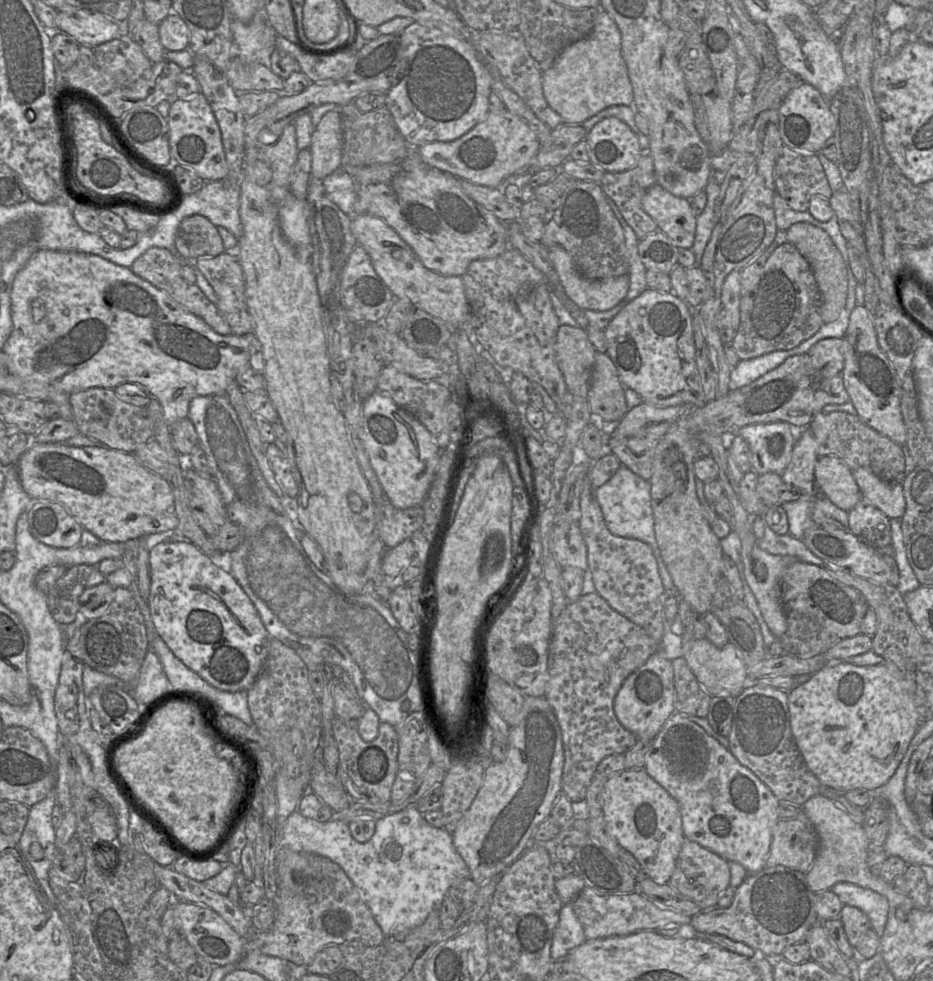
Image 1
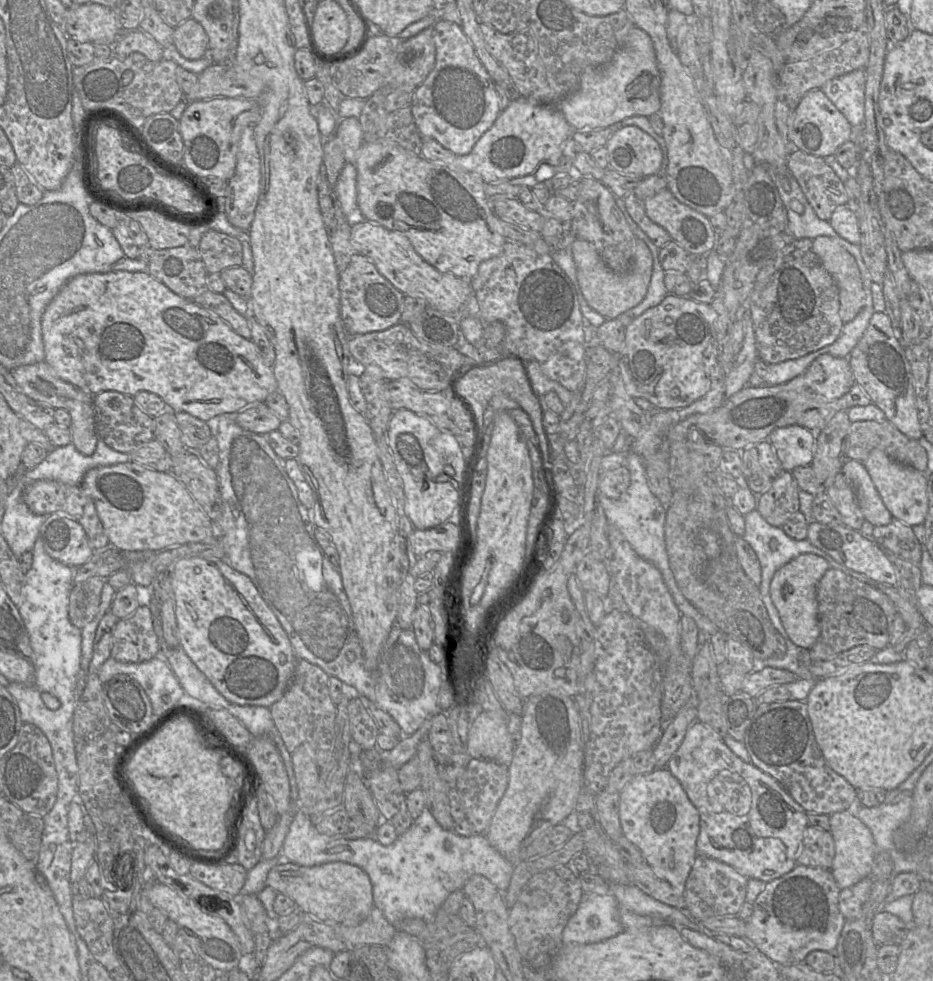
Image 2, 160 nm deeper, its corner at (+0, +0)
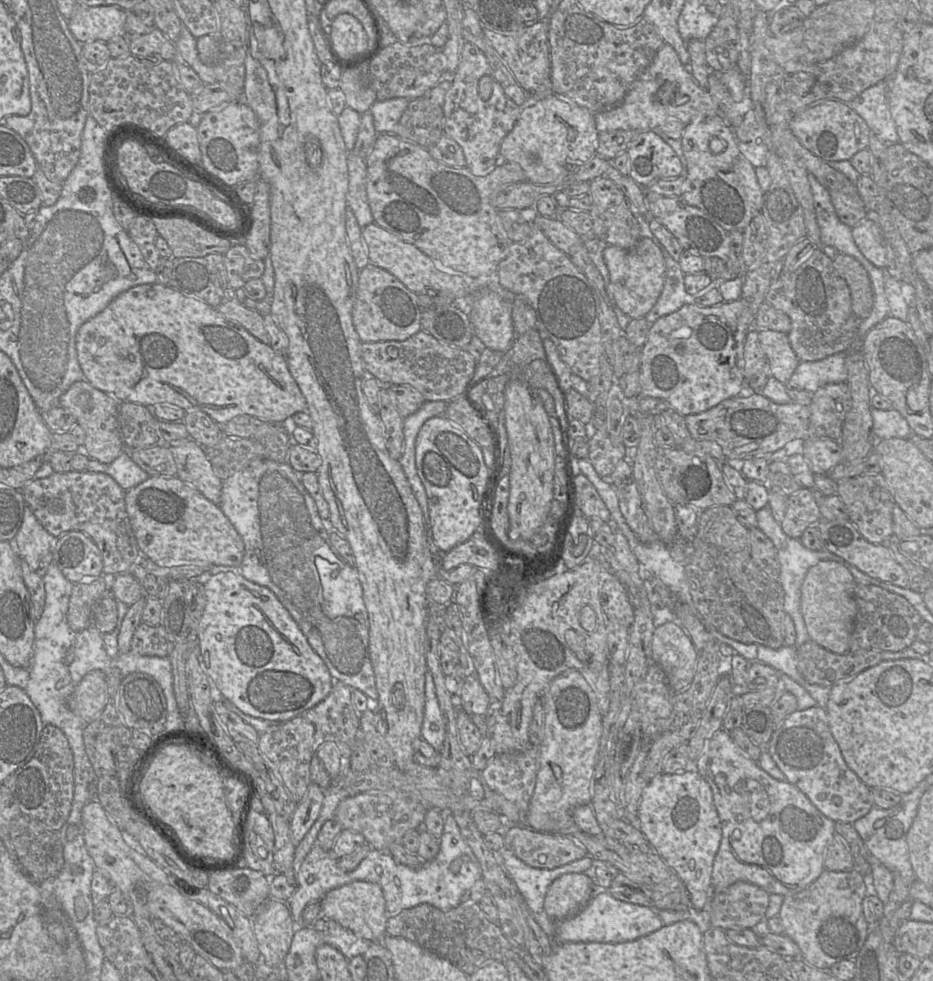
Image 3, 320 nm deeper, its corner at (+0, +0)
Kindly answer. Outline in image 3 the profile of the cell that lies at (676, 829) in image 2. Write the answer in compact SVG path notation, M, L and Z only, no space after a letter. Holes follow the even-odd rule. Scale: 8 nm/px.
M695 770L658 774L644 788L638 808L639 830L655 853L683 882L694 910L704 910L713 894L711 884L715 856L722 839L722 826L711 787Z

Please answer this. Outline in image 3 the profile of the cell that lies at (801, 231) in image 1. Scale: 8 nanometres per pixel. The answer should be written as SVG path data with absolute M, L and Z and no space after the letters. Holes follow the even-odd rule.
M836 253L832 258L839 275L847 282L851 295L851 306L855 316L862 320L873 308L874 293L868 272L853 256Z

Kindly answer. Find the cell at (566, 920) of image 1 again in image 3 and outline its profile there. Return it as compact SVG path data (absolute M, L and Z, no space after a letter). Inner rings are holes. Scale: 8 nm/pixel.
M596 890L577 915L558 923L555 943L624 943L651 934L664 926L656 910L620 901L607 890Z

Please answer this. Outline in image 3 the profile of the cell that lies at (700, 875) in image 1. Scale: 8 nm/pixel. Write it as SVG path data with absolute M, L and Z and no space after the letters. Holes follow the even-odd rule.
M736 882L721 892L713 893L704 910L709 915L710 925L724 931L732 929L753 929L765 917L769 906L770 894L760 887L747 883Z

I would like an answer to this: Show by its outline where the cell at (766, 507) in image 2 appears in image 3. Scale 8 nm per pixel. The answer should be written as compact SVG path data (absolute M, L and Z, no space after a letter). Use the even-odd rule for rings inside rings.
M801 487L788 496L787 509L780 526L788 536L799 539L809 526L818 524L821 519L811 489Z

